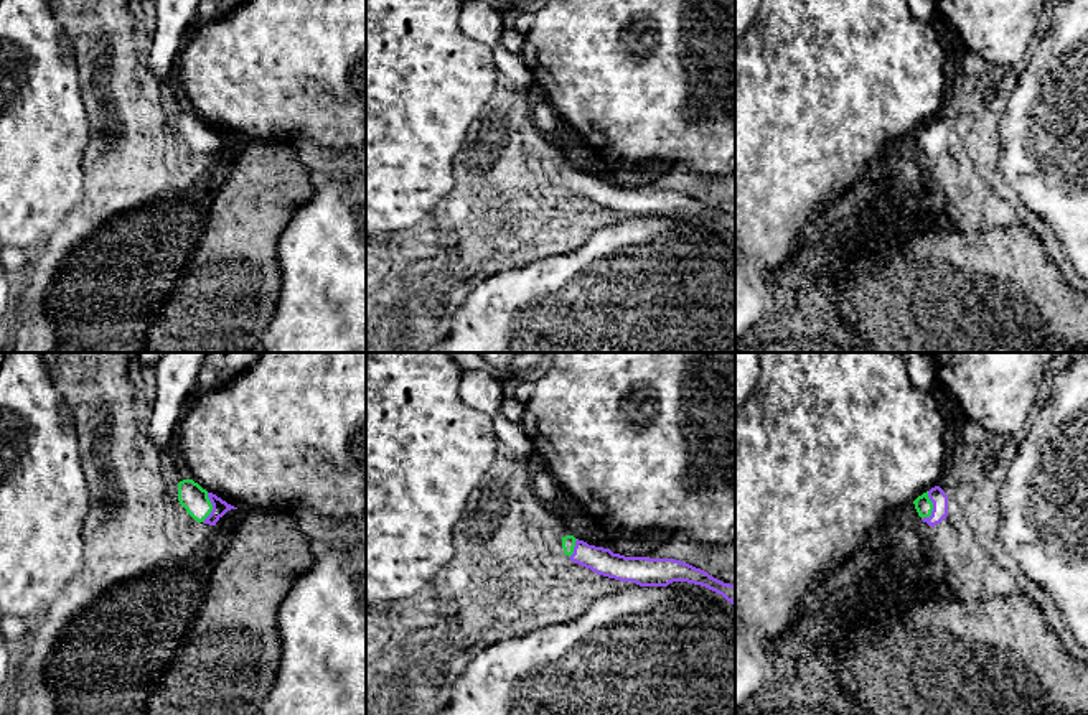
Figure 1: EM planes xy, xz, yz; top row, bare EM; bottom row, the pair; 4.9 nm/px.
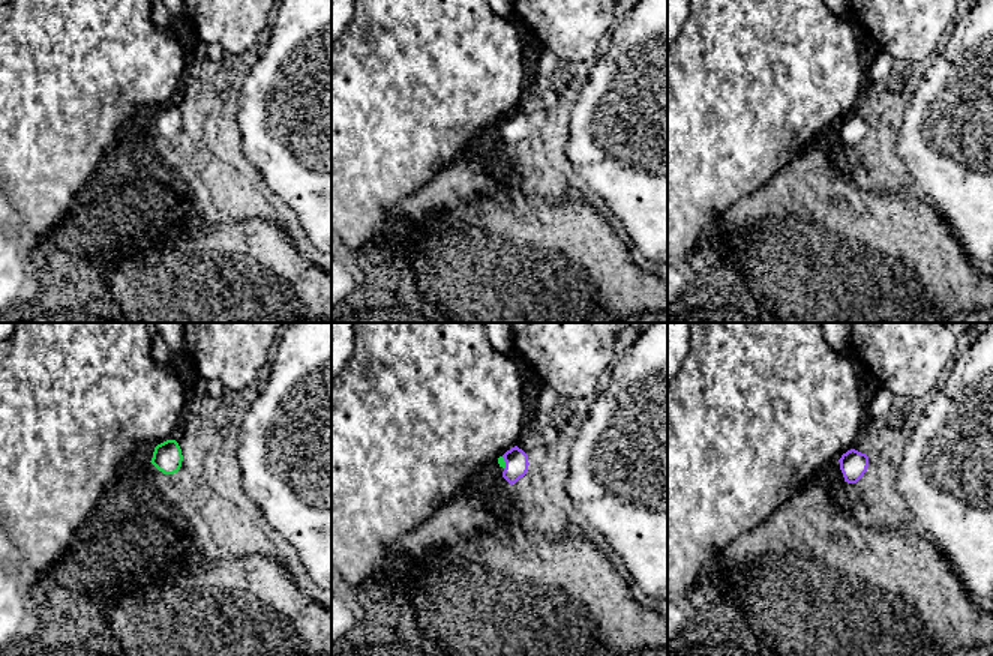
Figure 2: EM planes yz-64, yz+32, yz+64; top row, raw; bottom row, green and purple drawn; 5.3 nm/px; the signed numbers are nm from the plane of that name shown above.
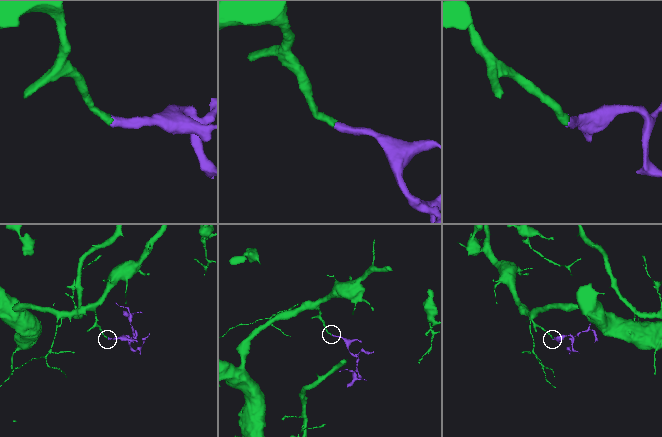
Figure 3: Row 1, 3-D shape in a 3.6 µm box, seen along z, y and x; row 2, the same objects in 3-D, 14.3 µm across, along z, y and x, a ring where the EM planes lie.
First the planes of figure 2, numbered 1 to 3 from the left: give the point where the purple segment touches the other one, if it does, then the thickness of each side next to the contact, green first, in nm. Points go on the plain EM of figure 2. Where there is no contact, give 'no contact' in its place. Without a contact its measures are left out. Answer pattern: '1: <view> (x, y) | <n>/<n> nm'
1: no contact
2: yz+32 (504, 126) | 40/130 nm
3: no contact

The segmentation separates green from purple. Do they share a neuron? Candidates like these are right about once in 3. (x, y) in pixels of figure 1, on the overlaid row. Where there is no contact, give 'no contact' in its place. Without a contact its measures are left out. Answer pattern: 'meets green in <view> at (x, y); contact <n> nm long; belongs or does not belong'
meets green in yz at (932, 508); contact 150 nm long; belongs

